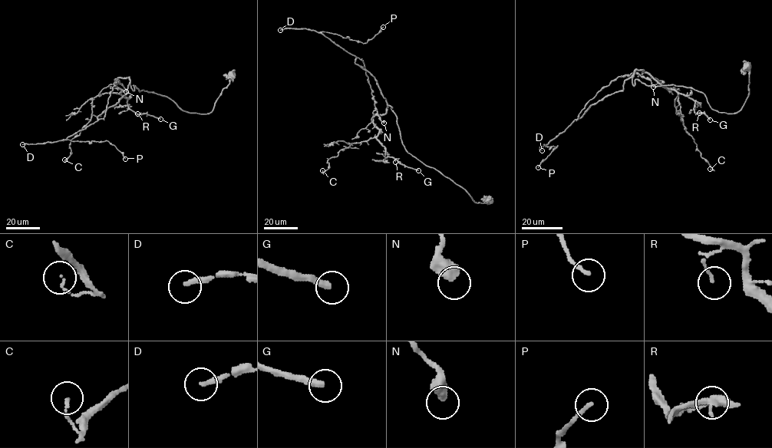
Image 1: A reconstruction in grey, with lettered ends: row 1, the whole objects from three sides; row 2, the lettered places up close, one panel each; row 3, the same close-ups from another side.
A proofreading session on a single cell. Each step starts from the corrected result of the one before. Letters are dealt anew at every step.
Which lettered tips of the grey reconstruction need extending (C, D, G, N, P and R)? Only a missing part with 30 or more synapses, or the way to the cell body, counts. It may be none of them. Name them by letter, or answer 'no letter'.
D, G

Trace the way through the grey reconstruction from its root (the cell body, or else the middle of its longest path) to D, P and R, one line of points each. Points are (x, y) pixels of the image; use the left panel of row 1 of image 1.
D: (232, 75), (207, 113), (183, 111), (130, 84), (85, 128), (62, 140), (22, 144)
P: (232, 75), (207, 113), (183, 111), (130, 84), (97, 121), (64, 140), (107, 140), (125, 159)
R: (232, 75), (207, 113), (183, 111), (117, 77), (119, 93), (137, 113)

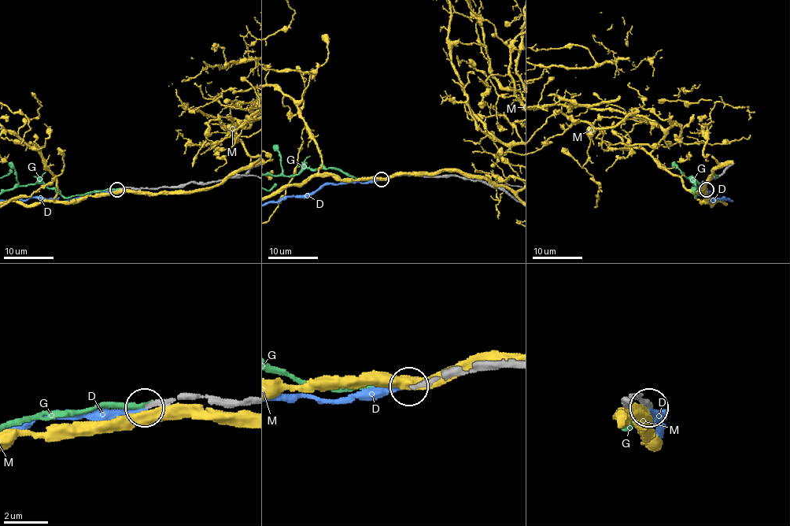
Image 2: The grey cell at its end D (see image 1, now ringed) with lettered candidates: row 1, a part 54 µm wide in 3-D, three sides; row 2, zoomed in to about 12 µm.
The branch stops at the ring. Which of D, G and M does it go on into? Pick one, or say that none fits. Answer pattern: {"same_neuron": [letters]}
{"same_neuron": ["D"]}

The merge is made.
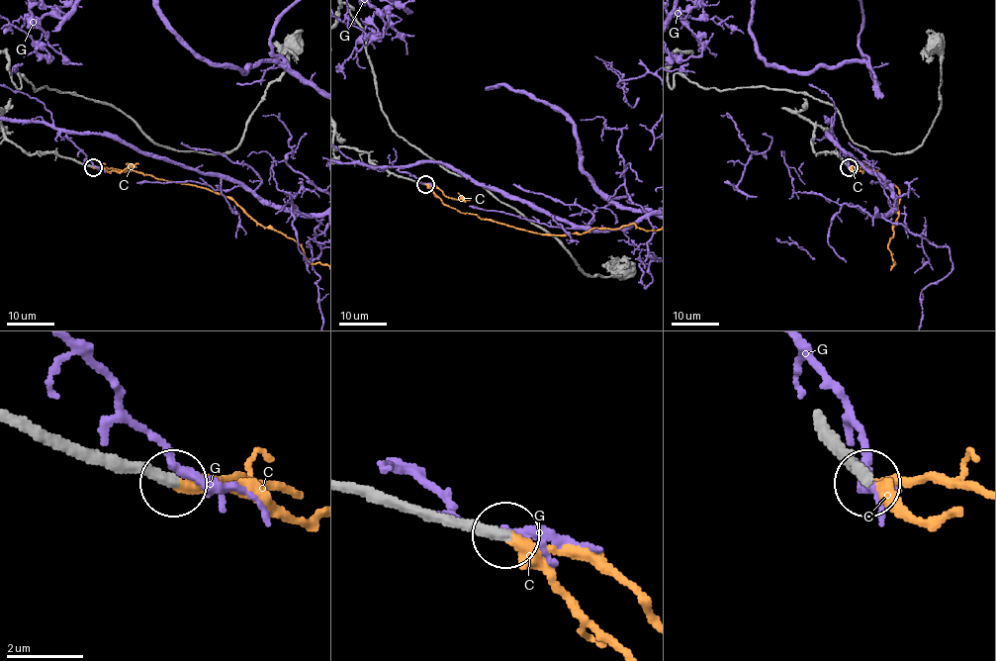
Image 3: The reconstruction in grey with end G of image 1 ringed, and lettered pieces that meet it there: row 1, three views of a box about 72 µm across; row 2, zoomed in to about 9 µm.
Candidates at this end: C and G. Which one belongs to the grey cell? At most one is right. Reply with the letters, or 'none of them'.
C

